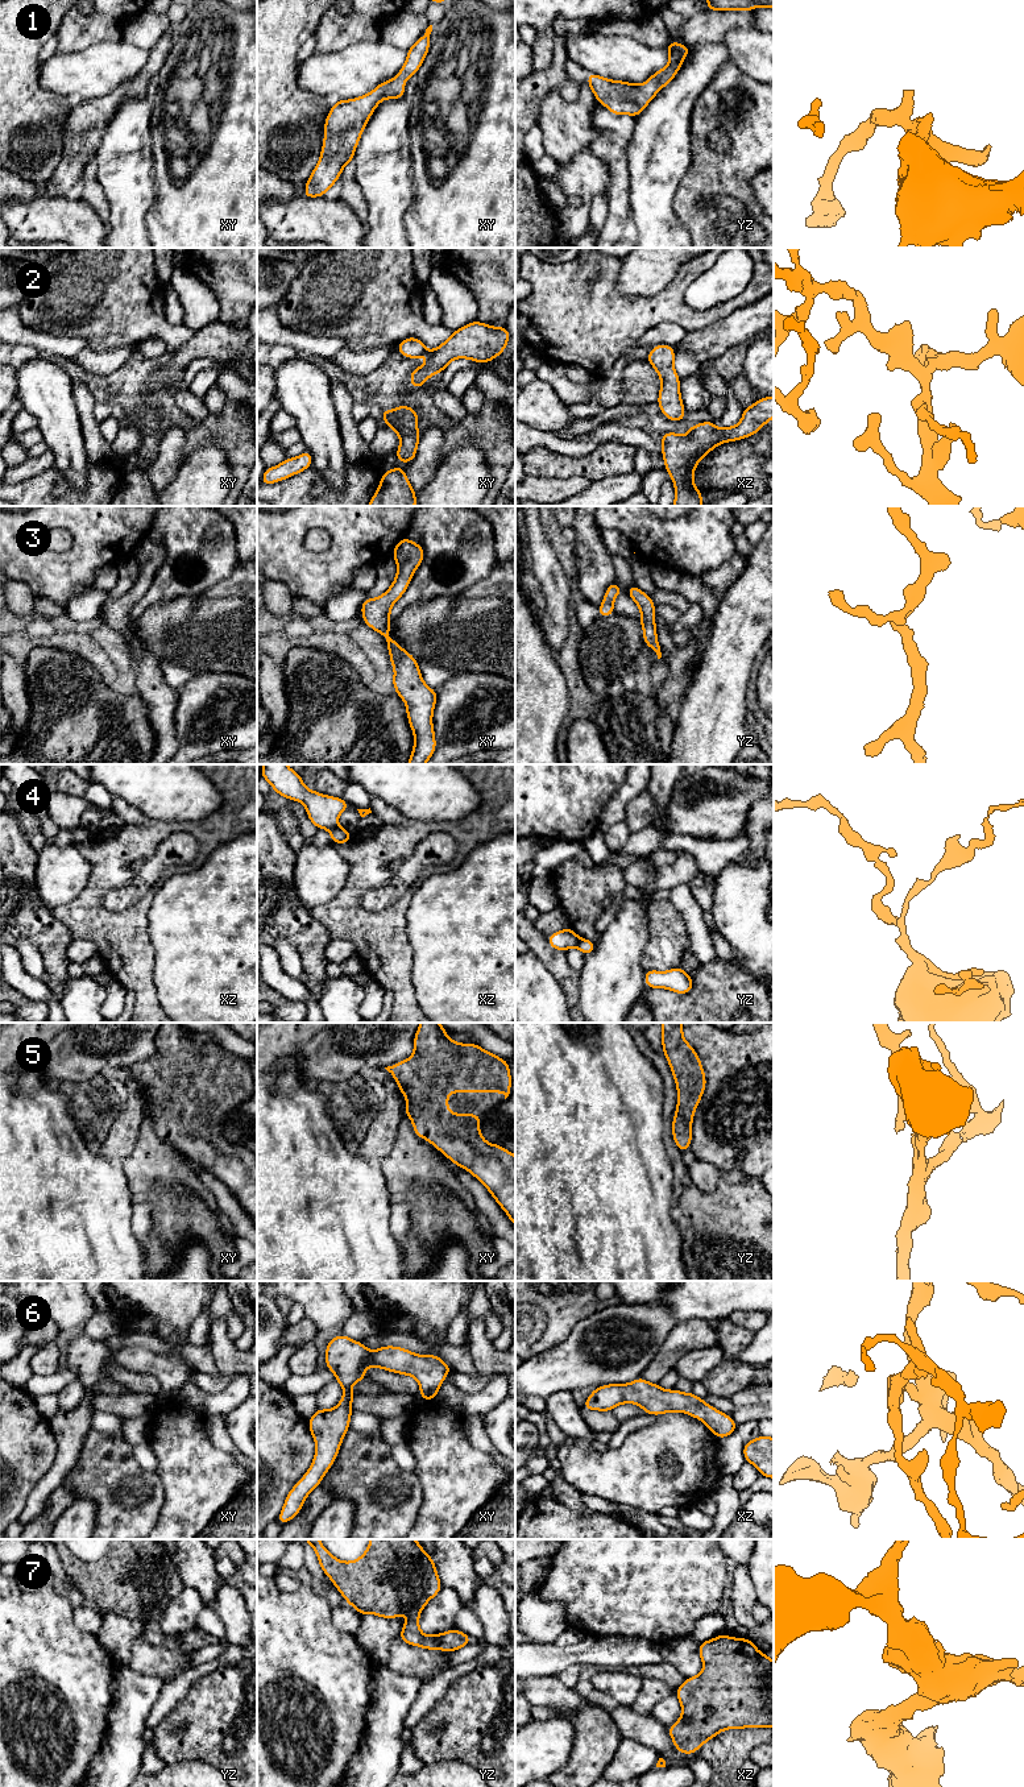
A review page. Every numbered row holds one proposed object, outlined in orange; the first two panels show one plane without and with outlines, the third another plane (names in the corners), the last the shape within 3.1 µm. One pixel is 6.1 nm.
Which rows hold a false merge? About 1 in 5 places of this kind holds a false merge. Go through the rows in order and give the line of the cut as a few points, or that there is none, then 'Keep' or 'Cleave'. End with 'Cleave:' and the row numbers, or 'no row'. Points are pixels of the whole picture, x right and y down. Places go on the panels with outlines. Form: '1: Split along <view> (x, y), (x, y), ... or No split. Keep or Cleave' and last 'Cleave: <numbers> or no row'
1: No split. Keep
2: No split. Keep
3: No split. Keep
4: Split along yz (580, 938), (576, 946). Cleave
5: No split. Keep
6: No split. Keep
7: No split. Keep
Cleave: 4

